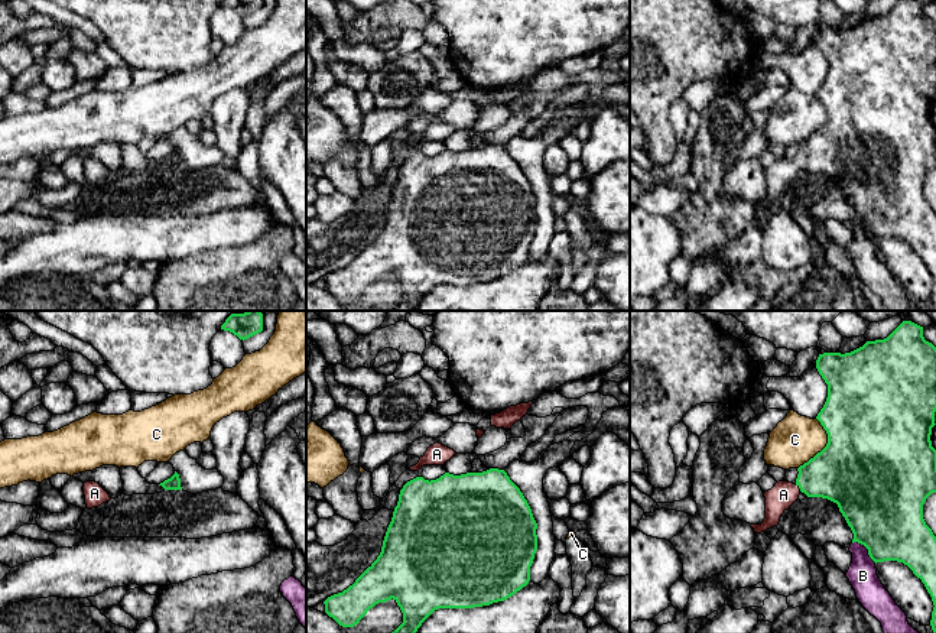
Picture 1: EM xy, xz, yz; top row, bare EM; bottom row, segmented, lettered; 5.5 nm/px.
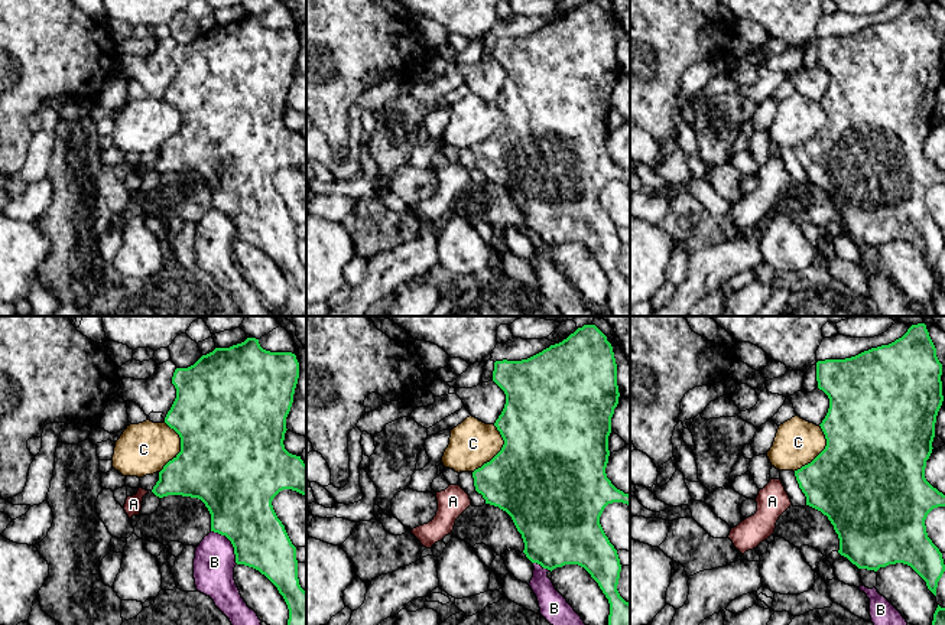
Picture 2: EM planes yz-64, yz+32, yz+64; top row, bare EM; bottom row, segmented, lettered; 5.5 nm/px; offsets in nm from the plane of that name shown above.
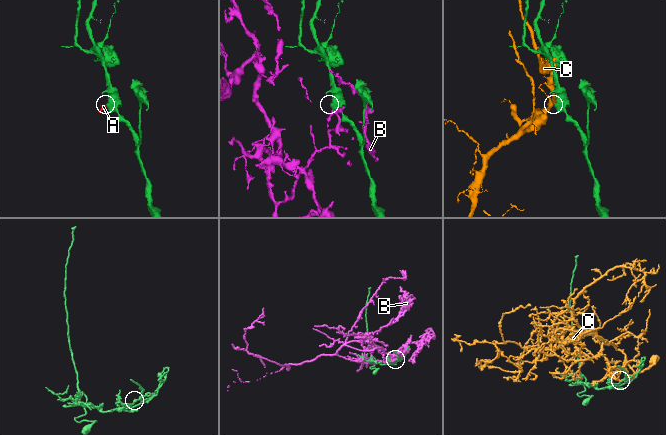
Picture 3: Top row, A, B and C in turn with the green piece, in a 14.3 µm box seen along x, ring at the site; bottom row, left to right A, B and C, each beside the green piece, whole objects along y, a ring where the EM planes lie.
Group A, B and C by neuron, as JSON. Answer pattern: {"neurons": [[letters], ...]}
{"neurons": [["A"], ["B"], ["C"]]}

